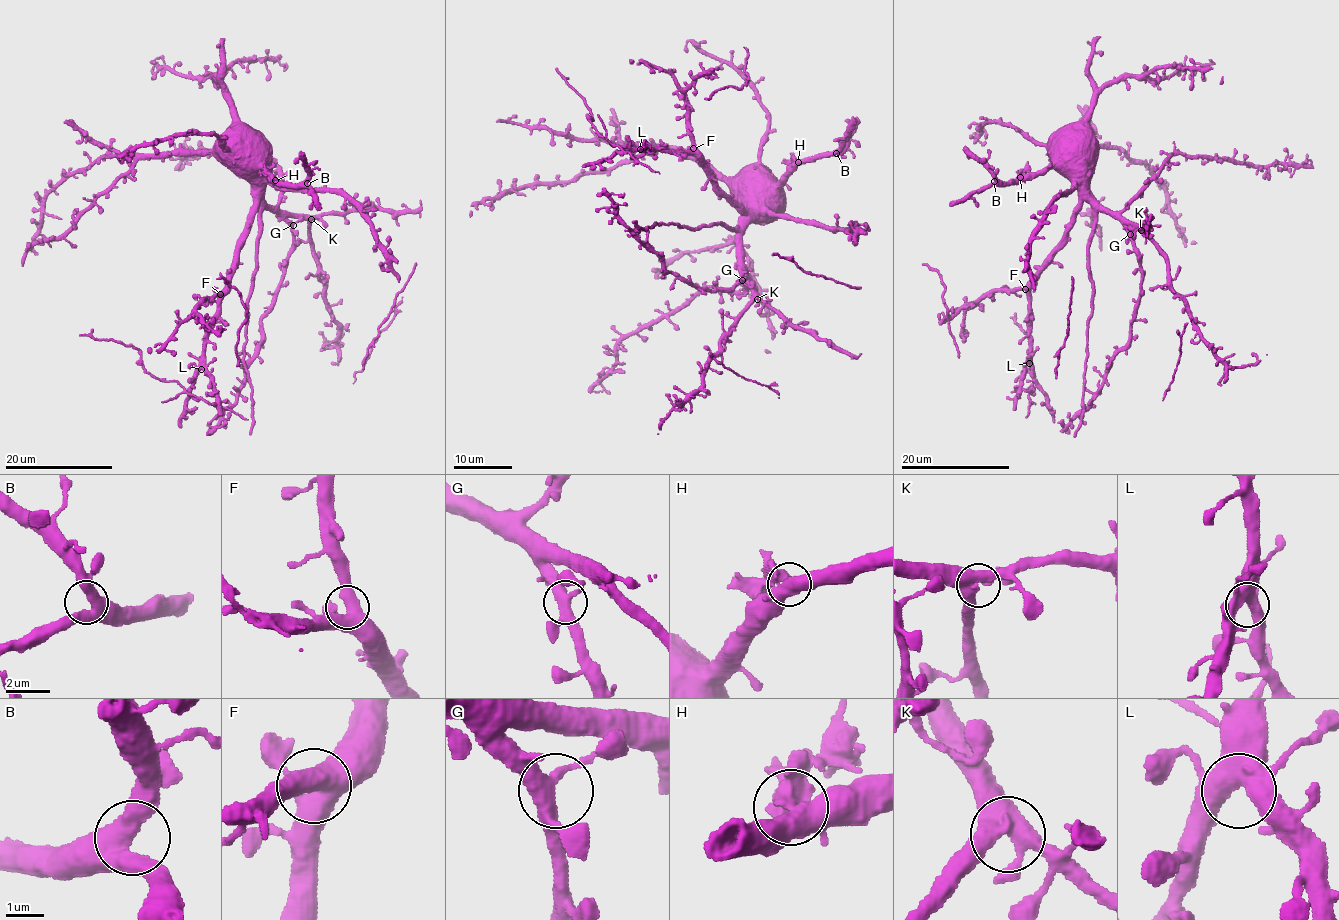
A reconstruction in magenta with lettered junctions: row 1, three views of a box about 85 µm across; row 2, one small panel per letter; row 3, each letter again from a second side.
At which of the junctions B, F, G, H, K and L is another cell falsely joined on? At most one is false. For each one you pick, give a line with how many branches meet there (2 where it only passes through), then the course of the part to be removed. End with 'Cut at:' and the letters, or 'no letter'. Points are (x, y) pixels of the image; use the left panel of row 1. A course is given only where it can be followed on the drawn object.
H: 4 | (276, 179), (267, 172), (265, 164)
Cut at: H

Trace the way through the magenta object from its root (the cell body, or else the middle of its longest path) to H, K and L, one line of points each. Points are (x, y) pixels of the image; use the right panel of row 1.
H: (1057, 144), (1051, 163), (1019, 177)
K: (1057, 144), (1056, 161), (1073, 182), (1102, 207), (1118, 212), (1125, 220), (1138, 224), (1141, 230)
L: (1057, 144), (1056, 163), (1077, 187), (1078, 205), (1065, 241), (1038, 275), (1030, 290), (1029, 363)

